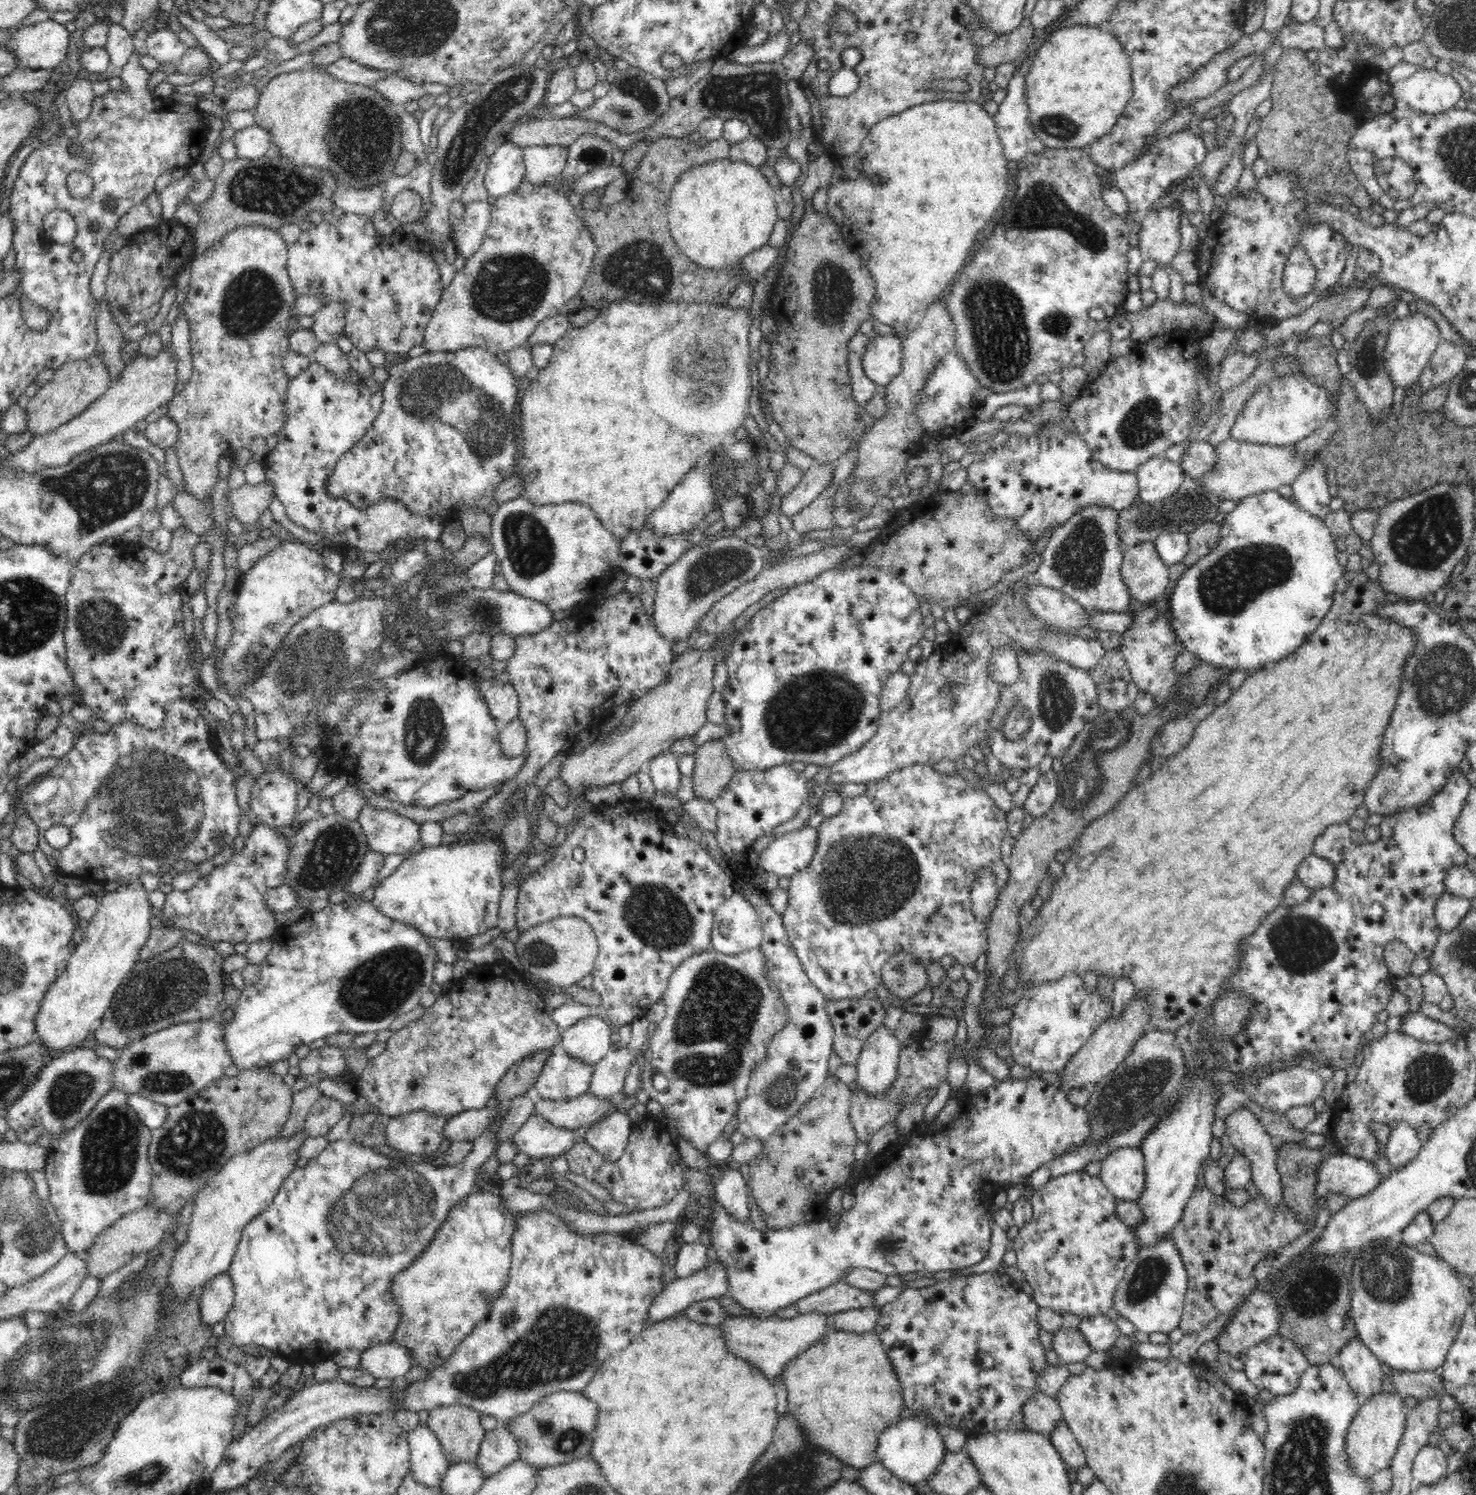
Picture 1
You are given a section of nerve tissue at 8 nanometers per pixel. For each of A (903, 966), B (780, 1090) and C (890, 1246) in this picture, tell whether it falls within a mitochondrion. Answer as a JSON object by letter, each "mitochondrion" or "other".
{"A":"mitochondrion","B":"mitochondrion","C":"mitochondrion"}

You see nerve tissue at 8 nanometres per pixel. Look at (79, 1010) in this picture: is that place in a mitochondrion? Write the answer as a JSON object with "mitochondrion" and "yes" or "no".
{"mitochondrion":"no"}

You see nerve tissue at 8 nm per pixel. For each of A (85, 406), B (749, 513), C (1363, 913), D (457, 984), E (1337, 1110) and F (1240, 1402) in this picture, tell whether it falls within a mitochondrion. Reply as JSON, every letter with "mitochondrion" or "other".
{"A":"other","B":"other","C":"other","D":"other","E":"other","F":"other"}

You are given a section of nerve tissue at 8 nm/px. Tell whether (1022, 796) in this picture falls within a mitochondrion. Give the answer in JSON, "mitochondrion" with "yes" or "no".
{"mitochondrion":"no"}

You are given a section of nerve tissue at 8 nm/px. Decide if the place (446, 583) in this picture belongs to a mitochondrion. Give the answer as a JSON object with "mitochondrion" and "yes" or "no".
{"mitochondrion":"yes"}

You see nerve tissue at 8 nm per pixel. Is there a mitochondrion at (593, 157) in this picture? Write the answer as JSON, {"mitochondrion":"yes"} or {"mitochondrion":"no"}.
{"mitochondrion":"no"}

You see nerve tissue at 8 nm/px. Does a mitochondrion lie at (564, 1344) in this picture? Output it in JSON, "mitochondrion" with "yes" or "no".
{"mitochondrion":"yes"}

